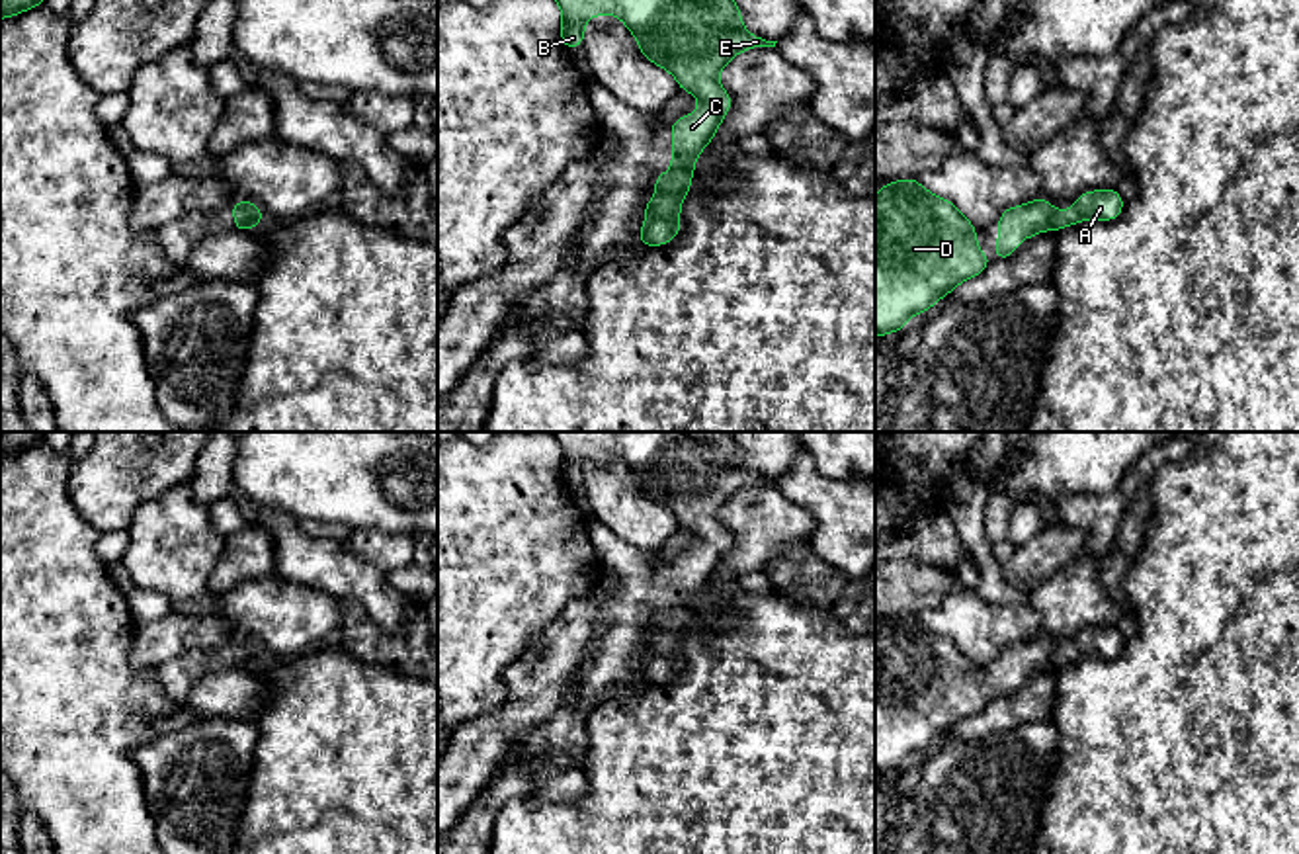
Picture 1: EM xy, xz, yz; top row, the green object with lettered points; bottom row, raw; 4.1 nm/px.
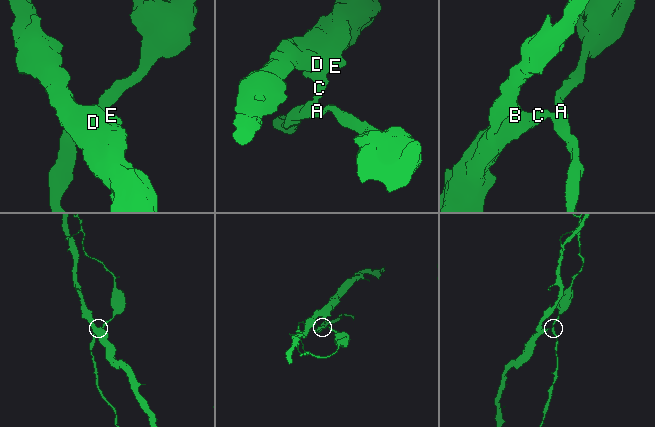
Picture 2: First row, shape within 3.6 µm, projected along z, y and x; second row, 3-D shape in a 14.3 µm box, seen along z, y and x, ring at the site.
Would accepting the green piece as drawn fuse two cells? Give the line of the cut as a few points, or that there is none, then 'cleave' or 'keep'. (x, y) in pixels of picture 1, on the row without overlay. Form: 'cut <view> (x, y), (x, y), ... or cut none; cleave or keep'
cut xz (692, 606), (672, 608); cleave

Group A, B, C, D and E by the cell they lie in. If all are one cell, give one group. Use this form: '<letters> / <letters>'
A / B C D E

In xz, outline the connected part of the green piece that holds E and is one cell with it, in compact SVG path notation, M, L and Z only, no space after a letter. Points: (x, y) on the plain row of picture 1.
M551 432L563 449L561 477L568 491L584 481L584 461L590 453L613 451L635 473L641 492L672 510L680 528L699 535L699 549L670 561L672 608L695 608L695 594L711 580L733 535L717 518L721 506L740 489L775 485L760 473L742 467L742 451L731 432Z

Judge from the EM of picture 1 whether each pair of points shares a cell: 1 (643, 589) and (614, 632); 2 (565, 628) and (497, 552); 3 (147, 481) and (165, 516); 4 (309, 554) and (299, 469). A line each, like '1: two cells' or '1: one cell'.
1: one cell
2: two cells
3: two cells
4: two cells

